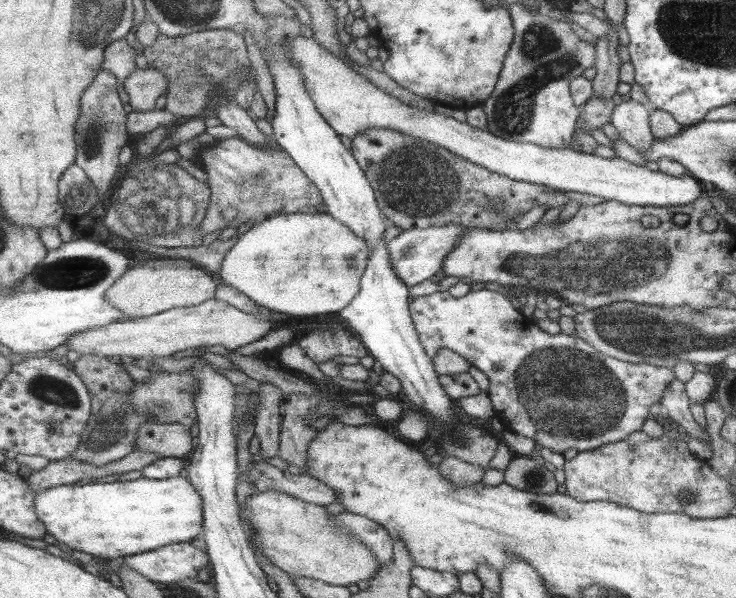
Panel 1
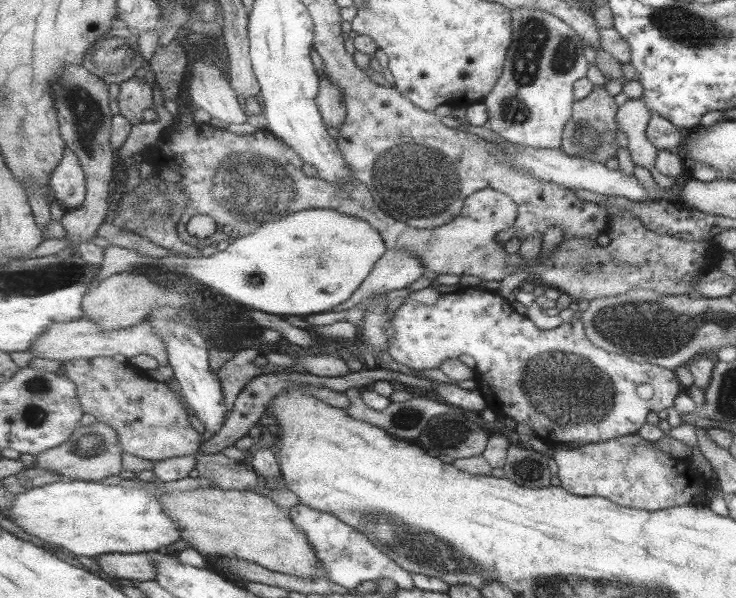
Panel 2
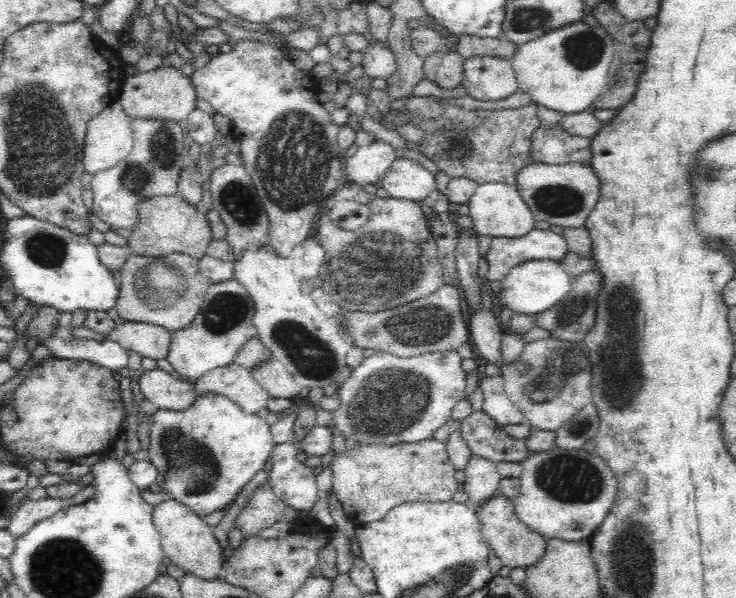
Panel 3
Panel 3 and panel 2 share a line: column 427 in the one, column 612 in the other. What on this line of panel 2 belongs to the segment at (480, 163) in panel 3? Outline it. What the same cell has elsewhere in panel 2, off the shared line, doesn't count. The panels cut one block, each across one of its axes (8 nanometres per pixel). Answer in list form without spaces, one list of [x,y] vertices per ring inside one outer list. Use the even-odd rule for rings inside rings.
[[[595,85],[585,98],[574,100],[571,104],[571,116],[561,133],[561,144],[559,144],[561,151],[569,156],[600,163],[604,163],[607,158],[617,158],[616,153],[619,145],[615,140],[617,128],[614,119],[616,112],[617,105],[615,105],[613,97],[607,93],[603,85]]]

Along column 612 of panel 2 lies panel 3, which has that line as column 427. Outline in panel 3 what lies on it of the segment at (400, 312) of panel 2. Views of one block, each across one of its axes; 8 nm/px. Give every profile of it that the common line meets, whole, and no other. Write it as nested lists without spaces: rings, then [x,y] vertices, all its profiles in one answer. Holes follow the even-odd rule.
[[[375,352],[366,358],[358,368],[352,370],[350,378],[340,386],[337,397],[340,407],[333,412],[331,426],[336,426],[345,438],[352,438],[360,444],[415,443],[432,437],[434,431],[451,419],[453,408],[465,396],[462,358],[458,352],[432,352],[412,358],[400,358],[388,352]]]

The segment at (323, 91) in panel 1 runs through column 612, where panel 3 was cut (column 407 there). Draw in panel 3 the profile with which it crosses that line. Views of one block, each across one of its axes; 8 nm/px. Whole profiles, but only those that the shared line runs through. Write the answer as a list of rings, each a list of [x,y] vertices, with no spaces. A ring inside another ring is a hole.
[[[397,157],[377,183],[395,199],[422,202],[435,190],[434,175],[416,159]]]

